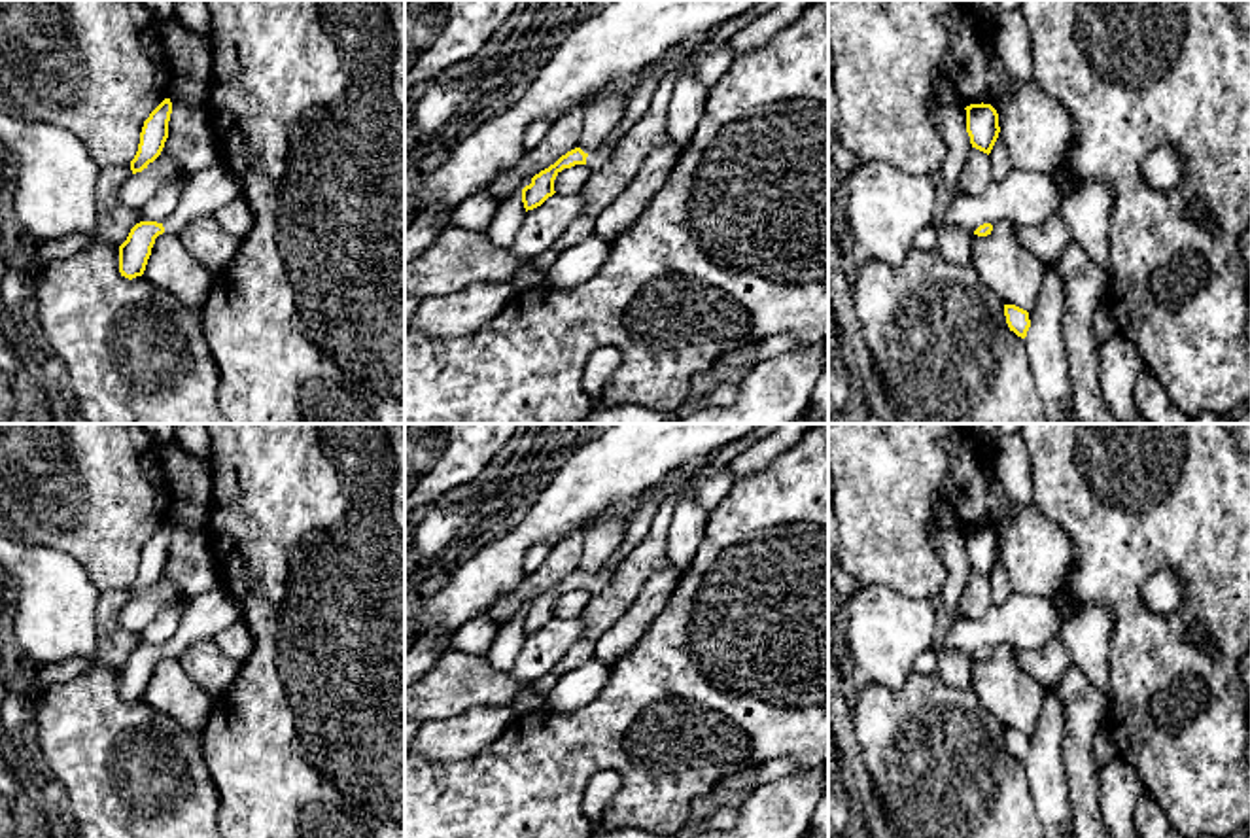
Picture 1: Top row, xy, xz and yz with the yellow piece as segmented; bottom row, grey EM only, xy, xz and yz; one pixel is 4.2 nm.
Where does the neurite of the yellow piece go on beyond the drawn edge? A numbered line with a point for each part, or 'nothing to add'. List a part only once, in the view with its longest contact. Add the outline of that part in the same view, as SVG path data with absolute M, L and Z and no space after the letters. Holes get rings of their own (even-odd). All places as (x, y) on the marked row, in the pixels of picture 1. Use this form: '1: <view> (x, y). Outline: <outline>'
1: xz (598, 157). Outline: M605 146L605 148L590 151L588 157L586 157L586 166L590 170L601 168L609 161L613 148L615 146Z

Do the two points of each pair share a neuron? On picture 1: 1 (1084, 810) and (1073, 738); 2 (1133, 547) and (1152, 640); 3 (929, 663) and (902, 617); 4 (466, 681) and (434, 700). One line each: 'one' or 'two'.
1: one
2: one
3: two
4: one

